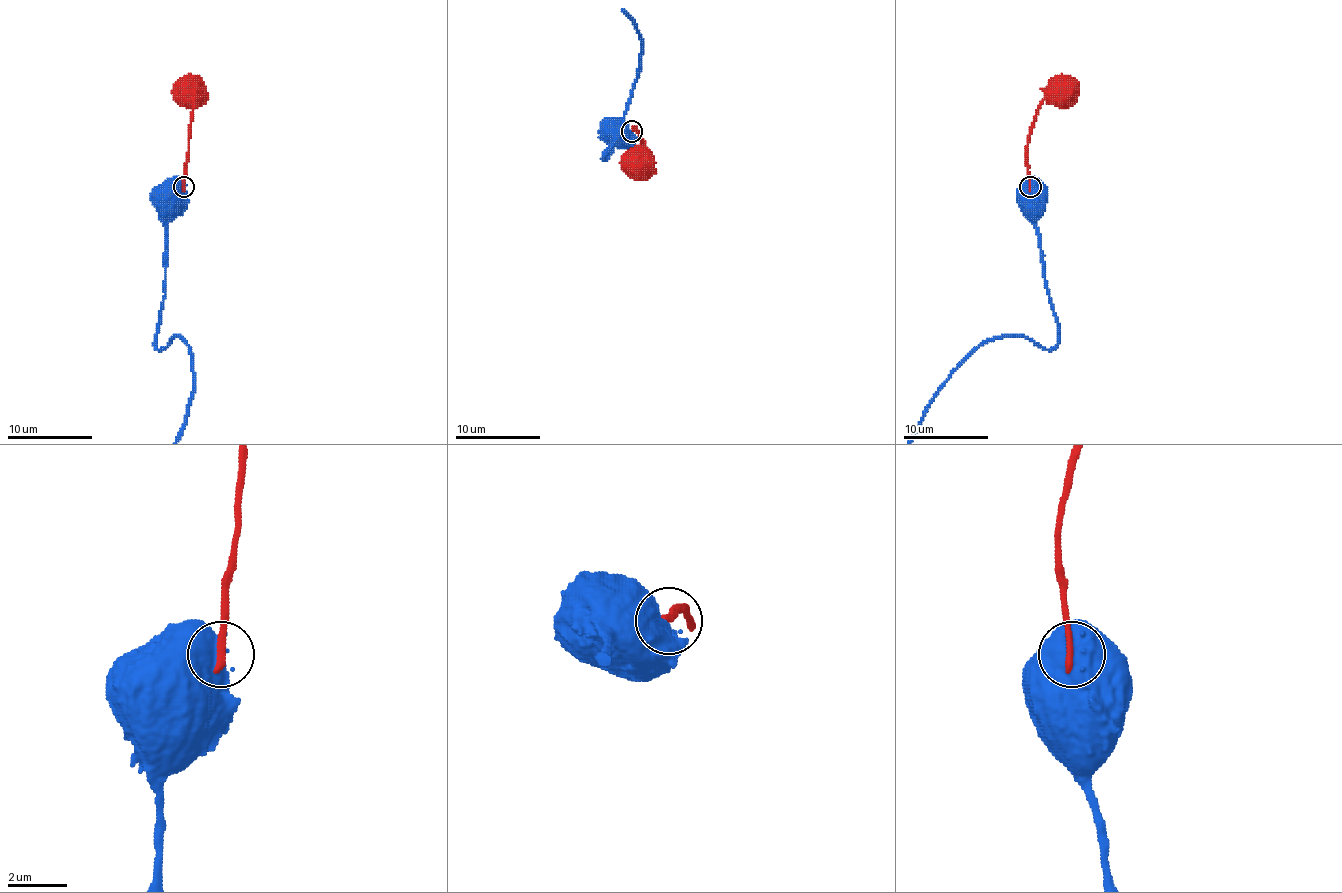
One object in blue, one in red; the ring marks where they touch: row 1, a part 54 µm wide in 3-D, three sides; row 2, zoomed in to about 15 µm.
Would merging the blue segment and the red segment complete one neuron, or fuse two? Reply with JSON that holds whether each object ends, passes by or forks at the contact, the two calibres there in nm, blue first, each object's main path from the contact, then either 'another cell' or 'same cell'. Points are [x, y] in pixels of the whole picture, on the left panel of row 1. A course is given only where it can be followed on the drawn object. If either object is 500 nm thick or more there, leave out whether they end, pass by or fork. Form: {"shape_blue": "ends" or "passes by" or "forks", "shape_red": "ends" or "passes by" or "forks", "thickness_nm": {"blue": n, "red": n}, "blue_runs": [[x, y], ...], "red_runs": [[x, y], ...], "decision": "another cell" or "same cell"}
{"thickness_nm": {"blue": 1000, "red": 260}, "blue_runs": [[182, 187], [171, 191], [167, 197]], "red_runs": [[184, 187], [195, 91], [188, 91]], "decision": "another cell"}

